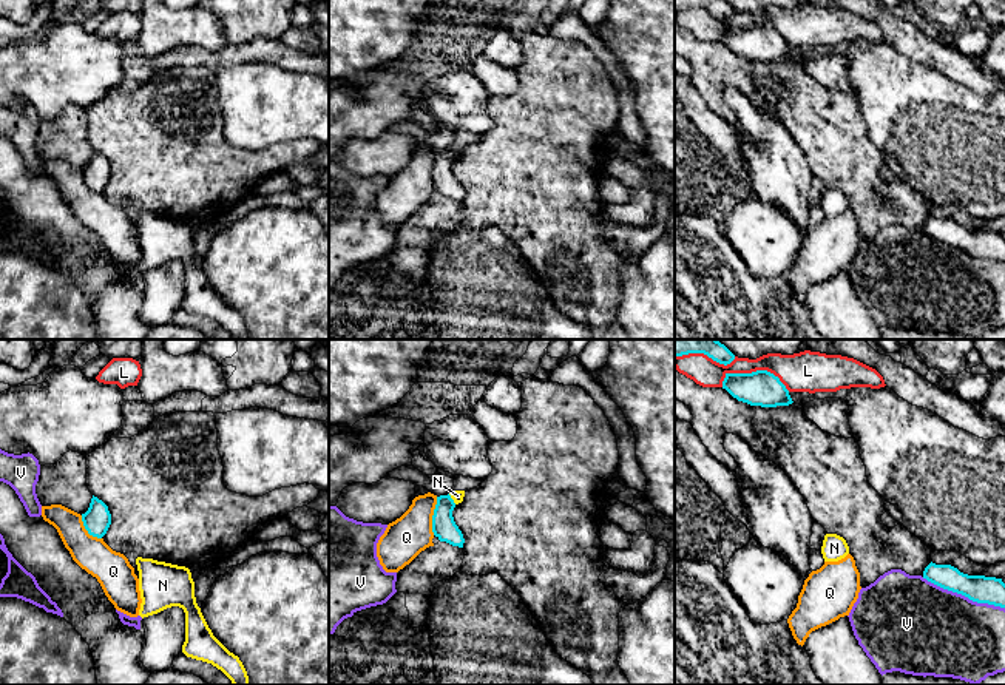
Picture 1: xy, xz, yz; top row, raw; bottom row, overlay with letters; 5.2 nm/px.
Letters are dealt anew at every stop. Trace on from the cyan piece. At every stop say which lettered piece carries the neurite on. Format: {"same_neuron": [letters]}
{"same_neuron": []}

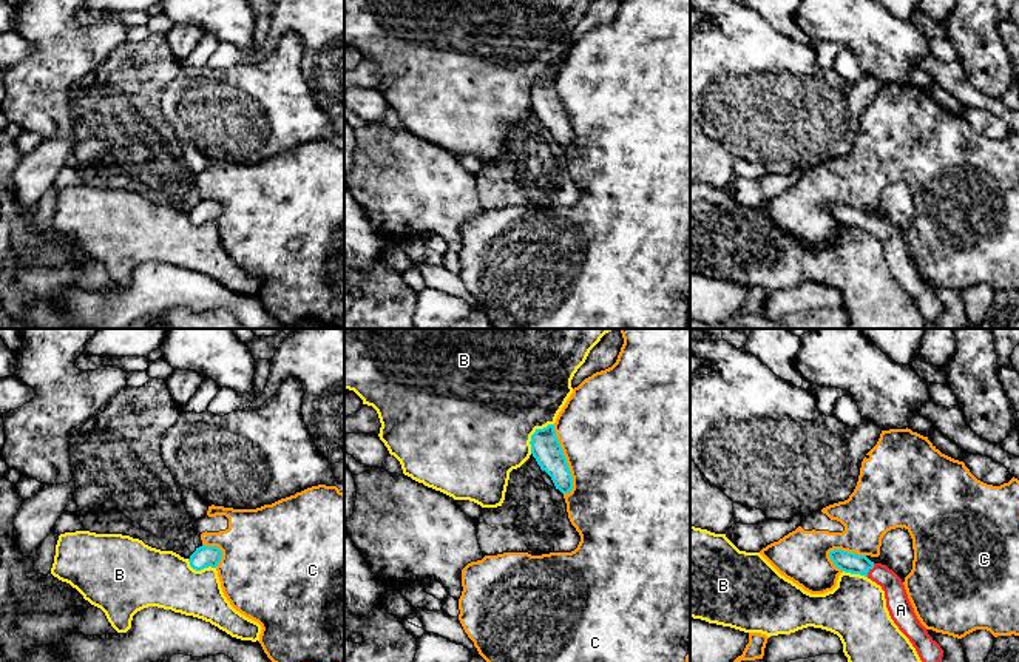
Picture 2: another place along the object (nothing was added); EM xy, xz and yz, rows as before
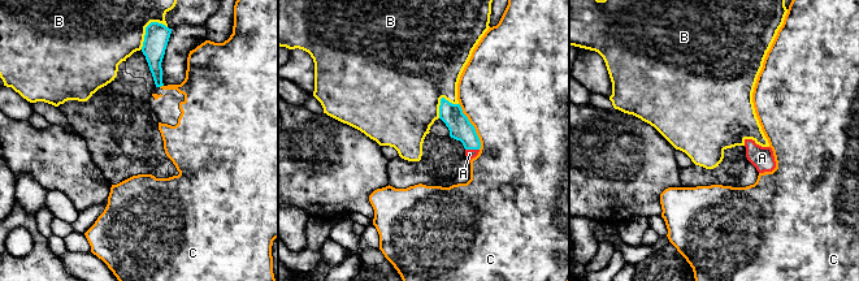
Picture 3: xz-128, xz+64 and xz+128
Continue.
{"same_neuron": ["A"]}

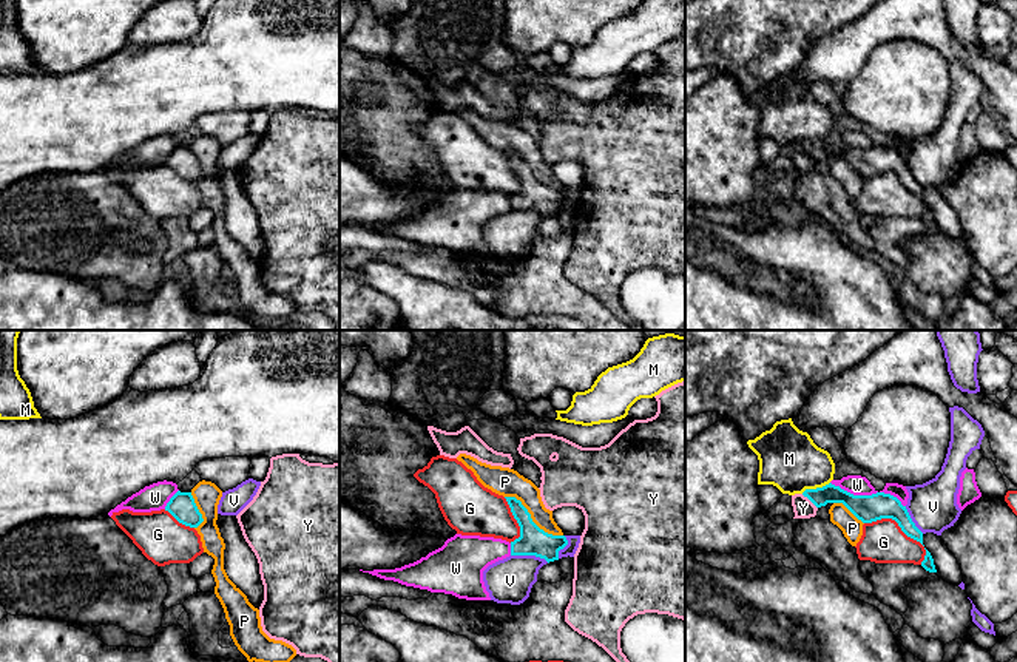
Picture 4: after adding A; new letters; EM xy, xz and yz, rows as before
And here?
{"same_neuron": []}

